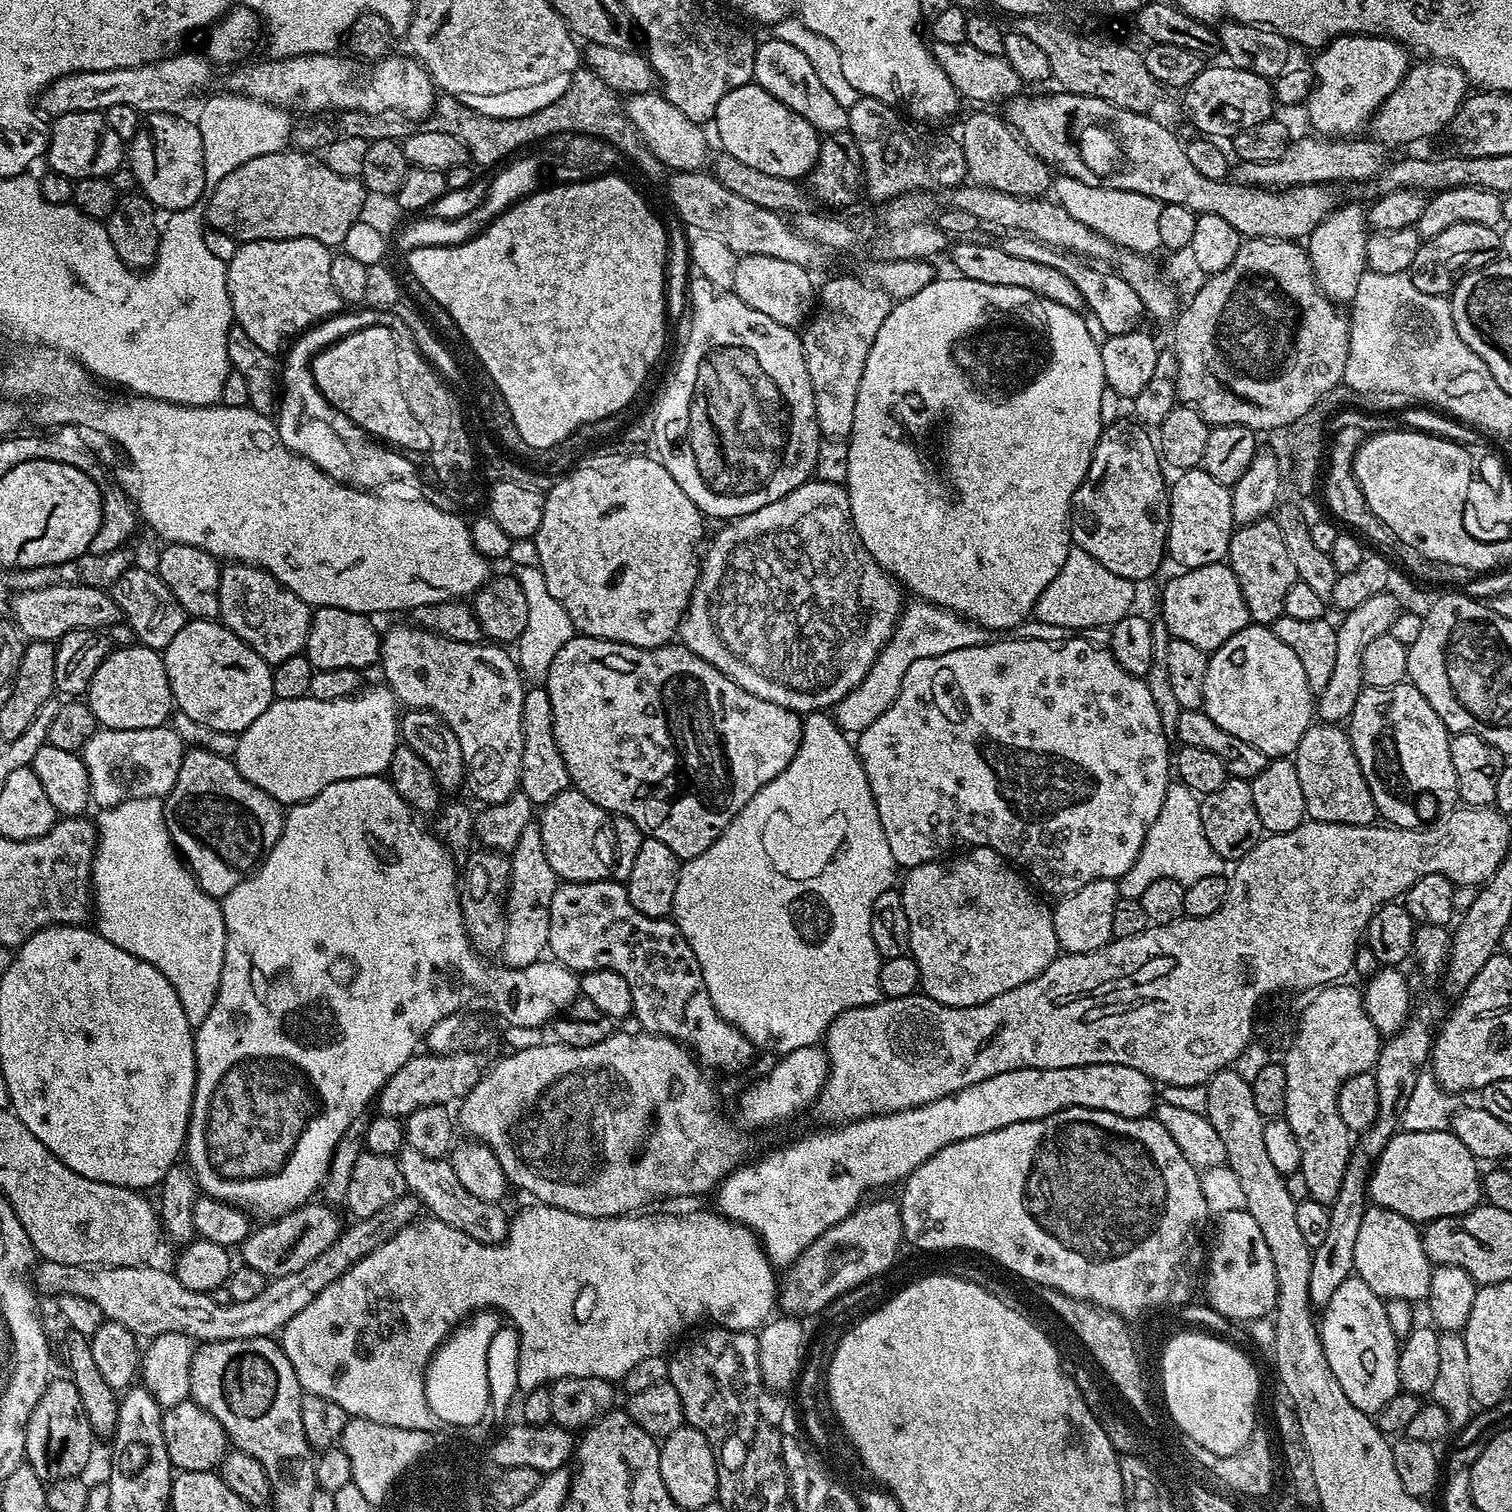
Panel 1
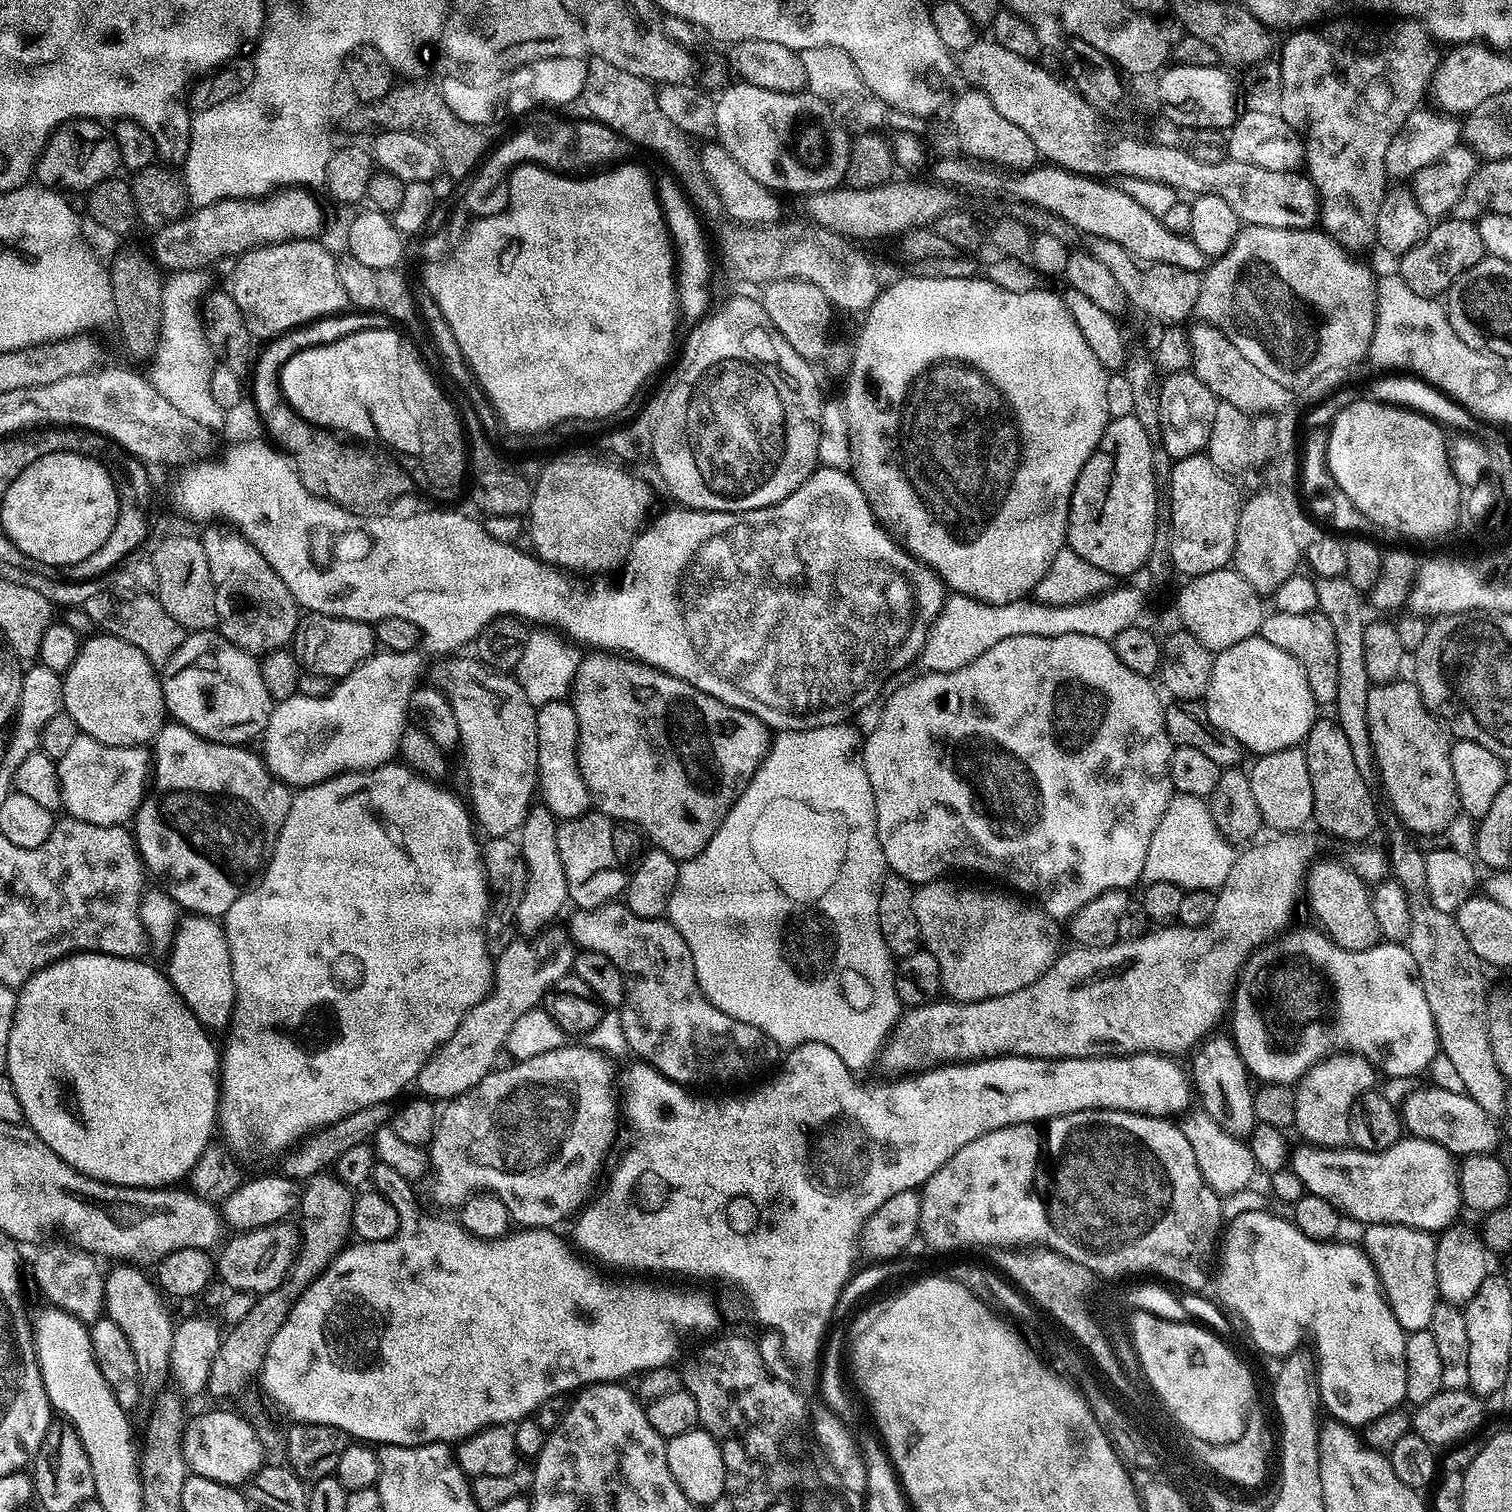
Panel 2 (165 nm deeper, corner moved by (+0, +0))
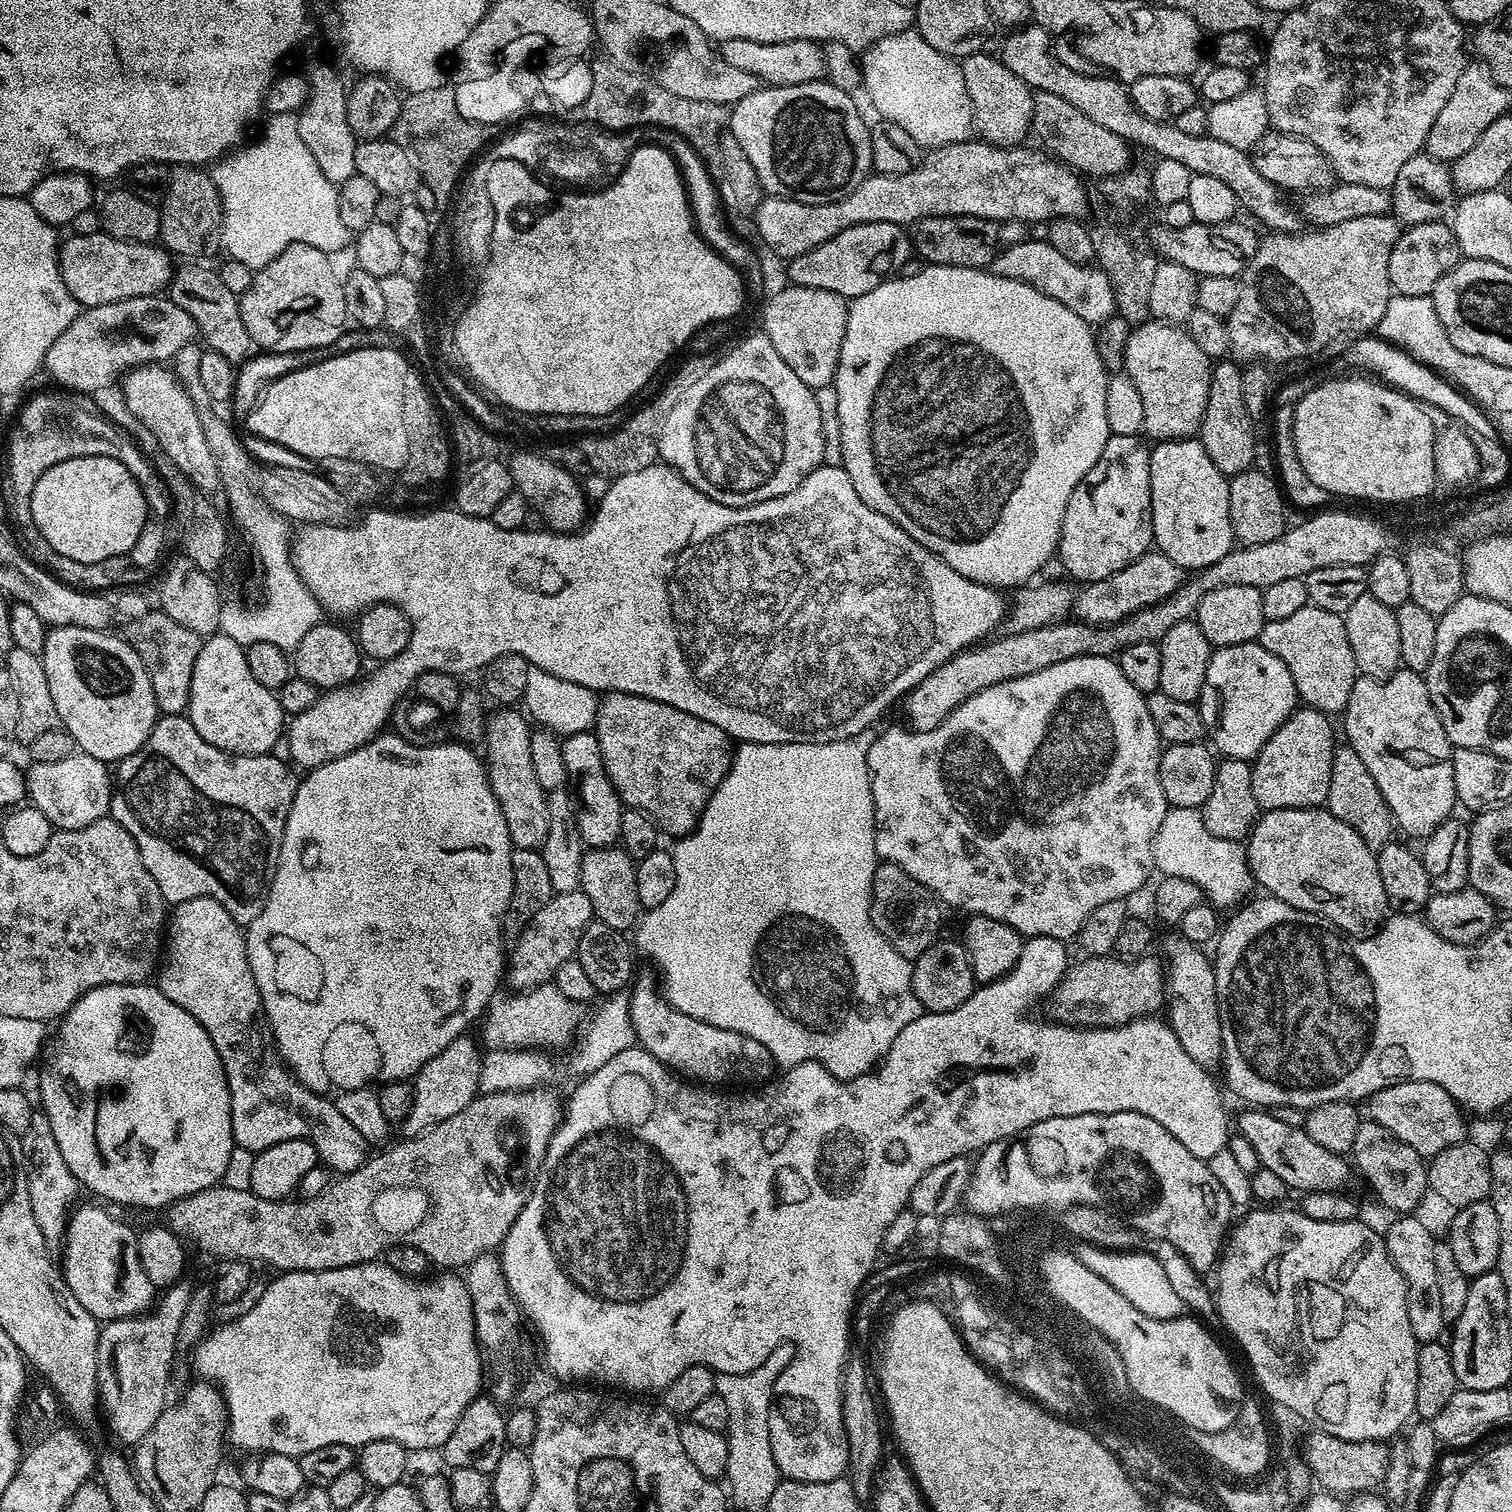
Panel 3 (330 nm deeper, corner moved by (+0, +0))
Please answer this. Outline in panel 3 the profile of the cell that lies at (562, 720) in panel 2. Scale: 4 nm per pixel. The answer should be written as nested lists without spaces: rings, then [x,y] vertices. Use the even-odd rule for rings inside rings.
[[[595,731],[565,735],[560,745],[562,746],[562,758],[566,761],[568,778],[574,789],[575,799],[578,801],[576,825],[582,842],[588,848],[613,847],[620,839],[625,805],[621,804],[620,796],[614,790],[606,774],[606,766],[602,762],[602,750],[598,746]]]

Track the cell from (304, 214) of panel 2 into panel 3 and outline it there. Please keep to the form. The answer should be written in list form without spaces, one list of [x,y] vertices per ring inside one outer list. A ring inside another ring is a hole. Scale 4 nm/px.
[[[102,230],[89,236],[72,234],[69,237],[58,248],[60,273],[62,282],[66,282],[66,290],[70,290],[72,297],[84,308],[155,296],[163,293],[172,282],[174,260],[159,243],[126,242],[108,236]]]

